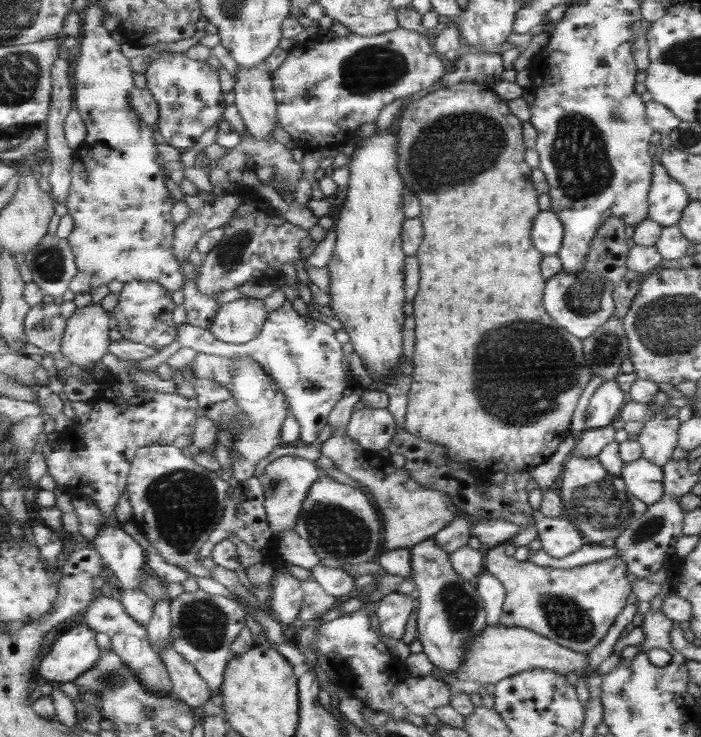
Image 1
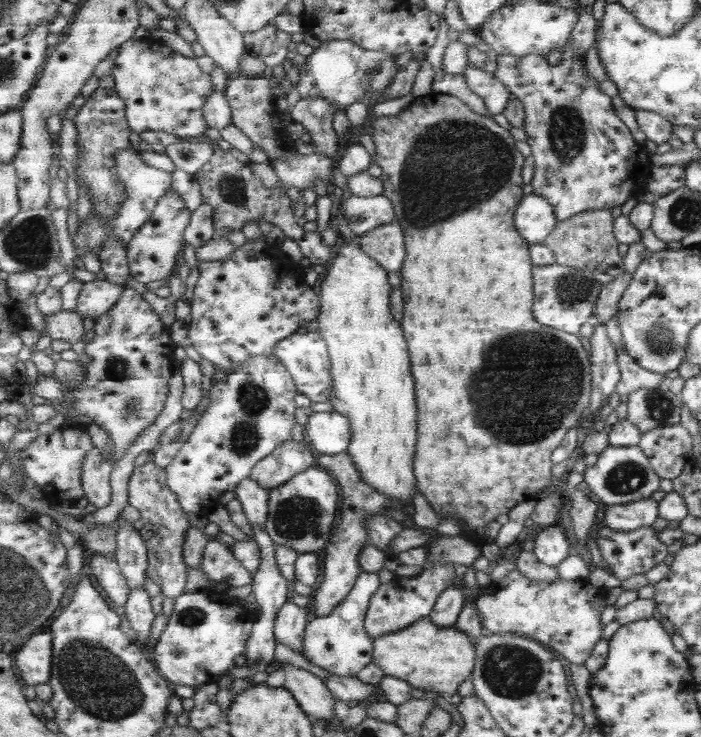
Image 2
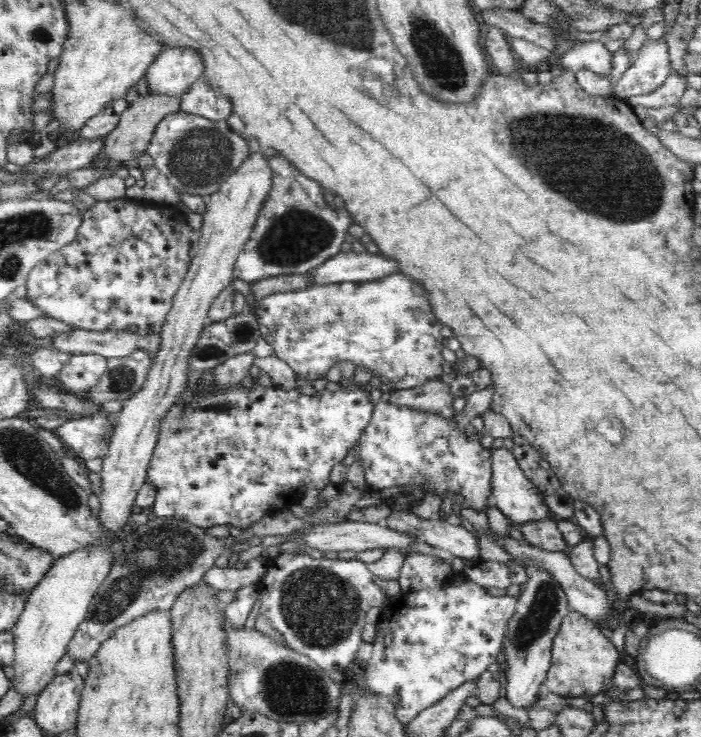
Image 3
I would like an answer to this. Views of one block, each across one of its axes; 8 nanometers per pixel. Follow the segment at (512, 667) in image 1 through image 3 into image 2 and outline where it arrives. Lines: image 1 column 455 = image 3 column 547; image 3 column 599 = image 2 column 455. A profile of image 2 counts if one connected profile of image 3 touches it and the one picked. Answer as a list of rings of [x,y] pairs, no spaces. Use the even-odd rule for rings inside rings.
[[[427,615],[405,630],[374,639],[373,662],[385,675],[406,680],[414,688],[448,700],[458,694],[461,684],[467,678],[472,678],[478,640],[456,626],[442,628]]]

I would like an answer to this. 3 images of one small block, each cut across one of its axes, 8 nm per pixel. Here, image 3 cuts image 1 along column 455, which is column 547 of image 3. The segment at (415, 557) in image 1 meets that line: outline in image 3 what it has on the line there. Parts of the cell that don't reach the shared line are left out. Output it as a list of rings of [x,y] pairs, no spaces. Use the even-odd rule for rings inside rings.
[[[525,559],[528,581],[521,587],[516,612],[508,624],[503,652],[507,661],[506,699],[516,709],[524,709],[534,703],[541,694],[547,672],[552,664],[552,648],[560,632],[563,618],[570,614],[568,598],[560,582],[540,560]]]

